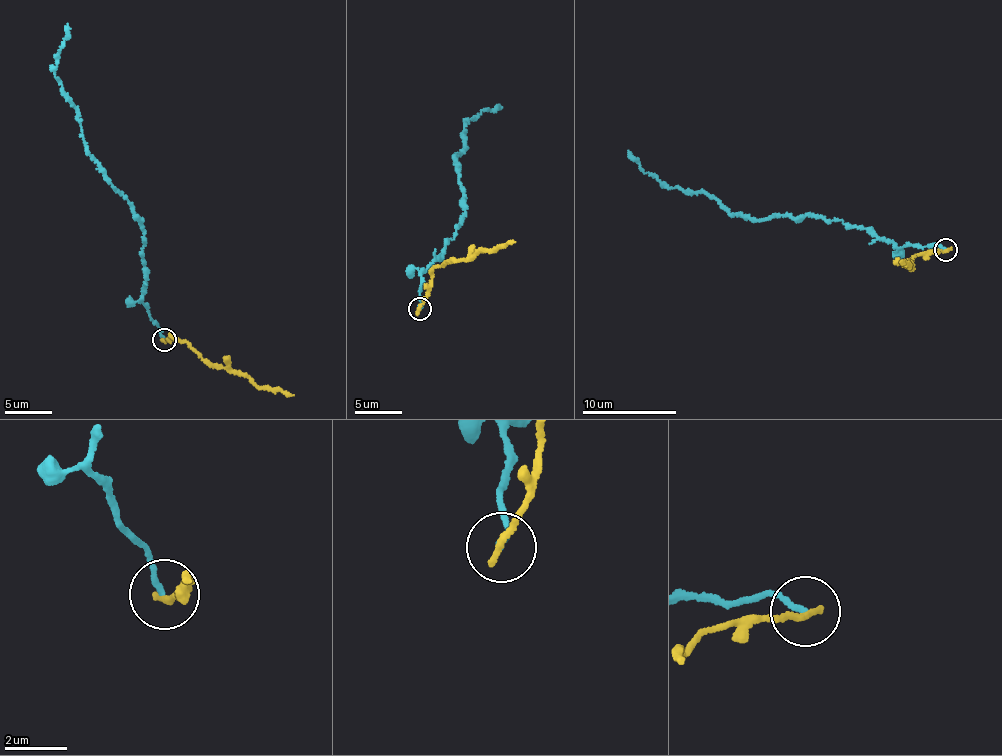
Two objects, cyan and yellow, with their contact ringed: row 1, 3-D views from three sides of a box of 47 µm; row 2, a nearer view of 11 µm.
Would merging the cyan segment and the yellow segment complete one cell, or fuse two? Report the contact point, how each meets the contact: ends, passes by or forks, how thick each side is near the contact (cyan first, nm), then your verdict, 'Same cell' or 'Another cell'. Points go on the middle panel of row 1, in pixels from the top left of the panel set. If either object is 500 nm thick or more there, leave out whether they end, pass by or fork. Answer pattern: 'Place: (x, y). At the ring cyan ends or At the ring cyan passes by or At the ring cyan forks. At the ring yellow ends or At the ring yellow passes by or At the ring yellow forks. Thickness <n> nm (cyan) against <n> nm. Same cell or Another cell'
Place: (419, 308). At the ring cyan ends. At the ring yellow ends. Thickness 170 nm (cyan) against 240 nm. Another cell

